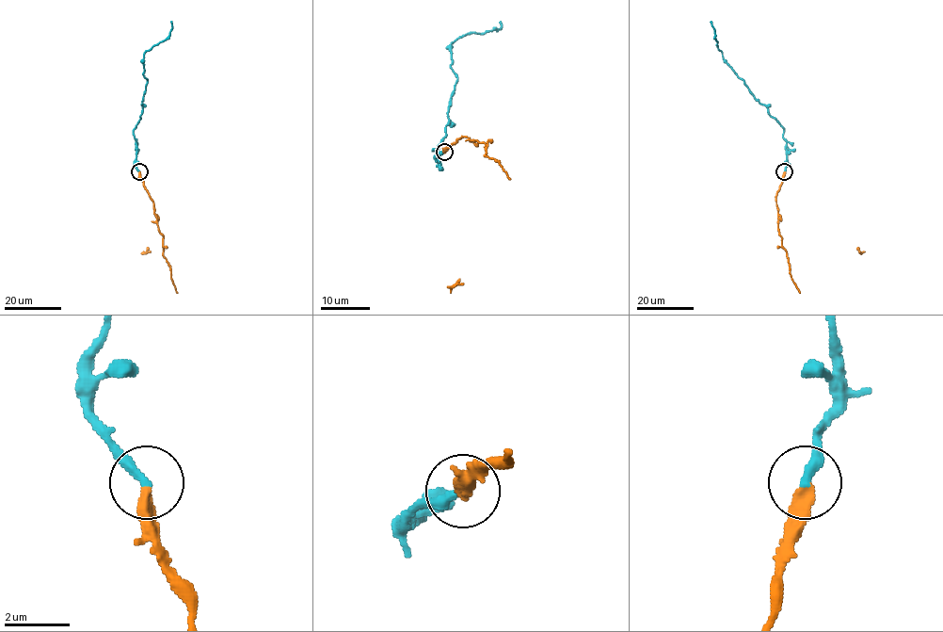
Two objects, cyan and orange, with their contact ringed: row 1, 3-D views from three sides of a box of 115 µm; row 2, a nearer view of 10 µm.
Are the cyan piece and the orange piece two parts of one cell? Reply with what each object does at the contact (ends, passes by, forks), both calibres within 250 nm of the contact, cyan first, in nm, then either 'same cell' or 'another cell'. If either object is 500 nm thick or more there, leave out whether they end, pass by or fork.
cyan ends | orange ends | 280/400 nm | same cell

